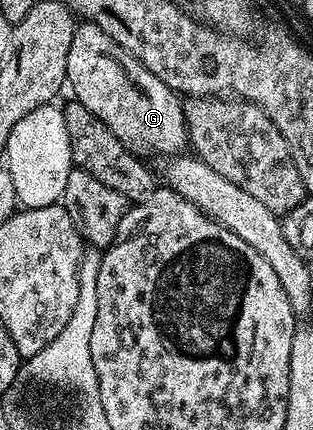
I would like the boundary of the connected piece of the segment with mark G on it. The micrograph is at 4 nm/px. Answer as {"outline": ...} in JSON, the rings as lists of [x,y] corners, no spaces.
{"outline":[[[82,21],[73,31],[71,52],[67,52],[67,72],[65,73],[68,89],[73,89],[72,97],[87,112],[91,112],[111,132],[115,132],[117,139],[126,147],[138,146],[141,150],[154,150],[164,156],[177,156],[186,149],[189,140],[189,130],[185,127],[185,107],[176,90],[163,84],[159,76],[150,72],[133,54],[129,54],[122,46],[115,44],[111,36],[94,22]]]}

